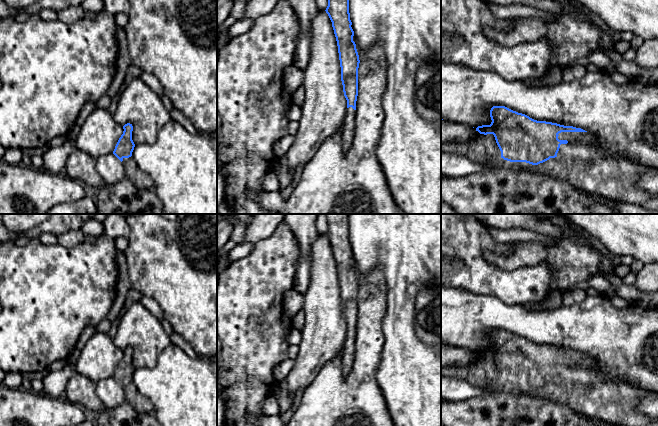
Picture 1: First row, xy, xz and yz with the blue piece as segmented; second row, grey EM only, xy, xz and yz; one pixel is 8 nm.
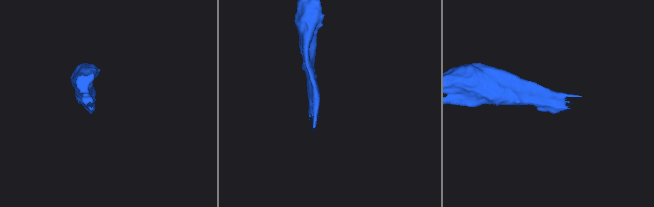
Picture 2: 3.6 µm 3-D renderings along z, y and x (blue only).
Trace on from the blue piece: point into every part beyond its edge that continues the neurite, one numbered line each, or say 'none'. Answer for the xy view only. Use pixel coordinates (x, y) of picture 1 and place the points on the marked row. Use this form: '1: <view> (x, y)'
1: xy (140, 179)

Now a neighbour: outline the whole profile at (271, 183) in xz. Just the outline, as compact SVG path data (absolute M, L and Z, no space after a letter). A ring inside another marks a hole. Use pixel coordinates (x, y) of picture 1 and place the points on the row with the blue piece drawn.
M272 170L266 174L263 180L263 188L266 192L280 191L280 183L275 170Z

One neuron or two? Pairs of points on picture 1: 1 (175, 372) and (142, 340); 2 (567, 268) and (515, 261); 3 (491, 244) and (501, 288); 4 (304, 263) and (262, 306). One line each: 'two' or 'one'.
1: two
2: one
3: one
4: two

